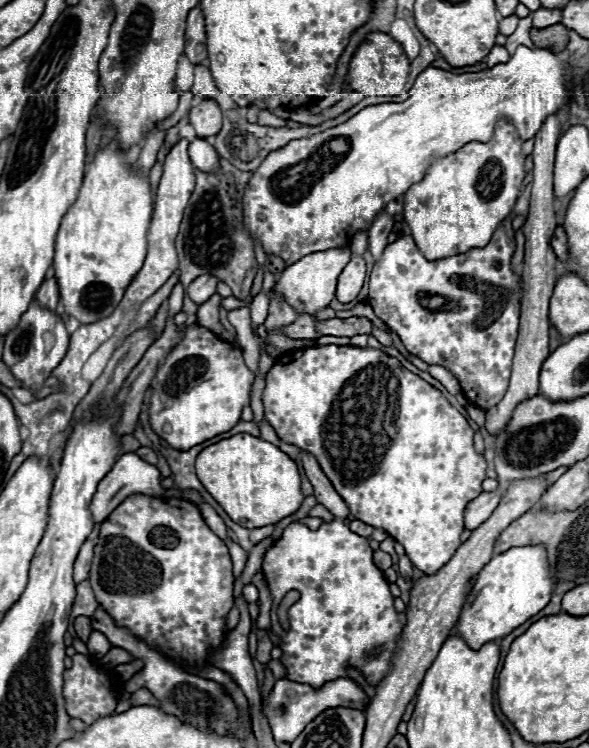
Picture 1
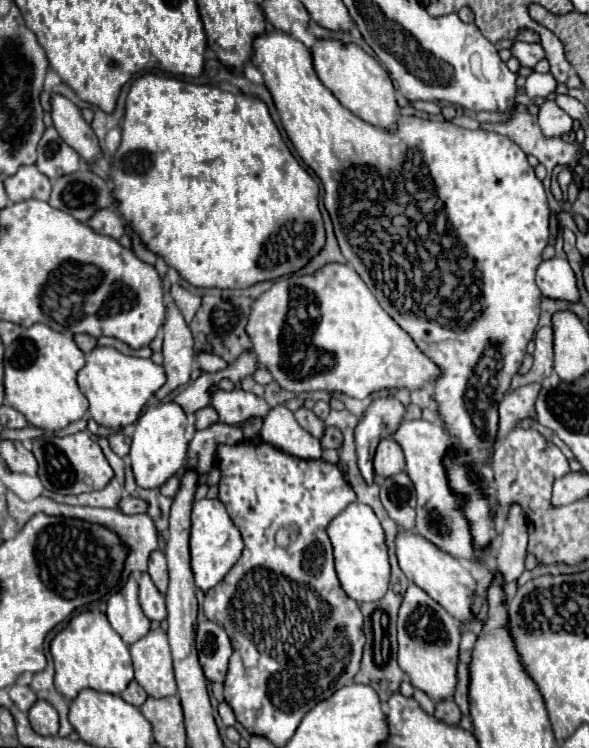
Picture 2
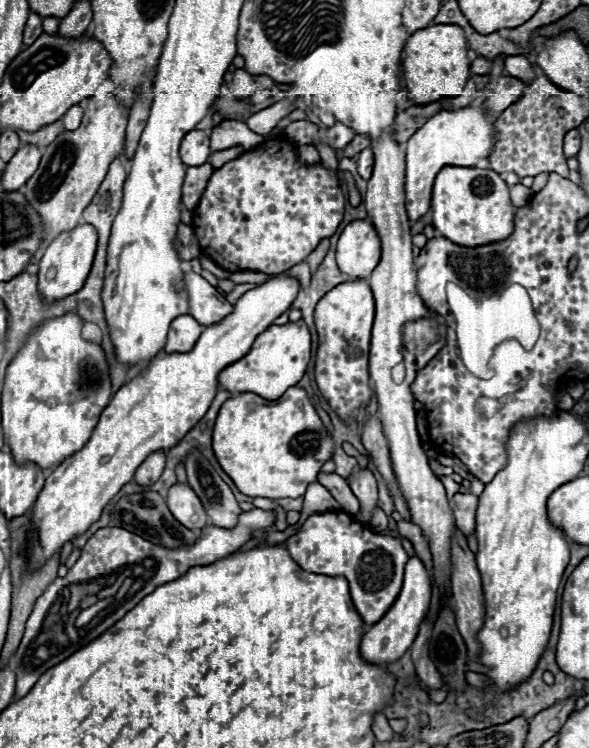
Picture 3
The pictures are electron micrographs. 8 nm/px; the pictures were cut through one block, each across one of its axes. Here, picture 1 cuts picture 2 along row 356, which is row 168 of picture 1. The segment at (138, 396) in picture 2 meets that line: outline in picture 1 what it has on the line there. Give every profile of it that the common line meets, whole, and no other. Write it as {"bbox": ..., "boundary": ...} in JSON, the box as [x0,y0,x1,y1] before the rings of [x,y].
{"bbox":[54,140,154,324],"boundary":[[[118,140],[96,152],[86,168],[78,198],[68,208],[56,236],[54,278],[58,280],[60,300],[68,316],[90,324],[112,314],[128,282],[144,264],[148,226],[154,212],[152,196],[150,176],[138,172]]]}

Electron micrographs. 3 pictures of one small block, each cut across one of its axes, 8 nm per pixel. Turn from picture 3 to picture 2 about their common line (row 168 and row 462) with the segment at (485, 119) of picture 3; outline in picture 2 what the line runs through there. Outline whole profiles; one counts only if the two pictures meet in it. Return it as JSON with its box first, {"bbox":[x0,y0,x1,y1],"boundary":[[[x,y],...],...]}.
{"bbox":[392,409,476,560],"boundary":[[[423,409],[420,420],[402,420],[398,430],[392,434],[392,438],[402,446],[406,456],[406,474],[416,486],[418,516],[416,516],[414,530],[456,558],[476,560],[476,554],[472,548],[470,524],[460,510],[462,498],[448,488],[446,470],[442,466],[444,454],[448,452],[448,448],[452,448],[452,438],[446,434],[446,425],[442,422],[437,409]]]}

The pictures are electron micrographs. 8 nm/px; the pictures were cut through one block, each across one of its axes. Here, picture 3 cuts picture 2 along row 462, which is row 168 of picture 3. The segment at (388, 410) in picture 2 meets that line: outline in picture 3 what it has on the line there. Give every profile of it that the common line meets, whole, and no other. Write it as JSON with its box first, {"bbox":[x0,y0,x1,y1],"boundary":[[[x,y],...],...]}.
{"bbox":[358,148,374,180],"boundary":[[[364,148],[358,154],[358,172],[364,180],[368,180],[372,176],[372,166],[374,166],[374,154],[370,148]]]}

